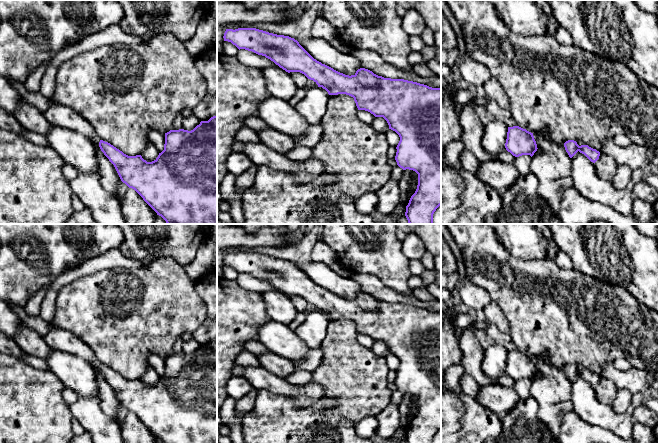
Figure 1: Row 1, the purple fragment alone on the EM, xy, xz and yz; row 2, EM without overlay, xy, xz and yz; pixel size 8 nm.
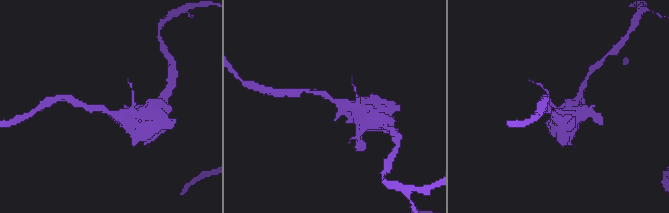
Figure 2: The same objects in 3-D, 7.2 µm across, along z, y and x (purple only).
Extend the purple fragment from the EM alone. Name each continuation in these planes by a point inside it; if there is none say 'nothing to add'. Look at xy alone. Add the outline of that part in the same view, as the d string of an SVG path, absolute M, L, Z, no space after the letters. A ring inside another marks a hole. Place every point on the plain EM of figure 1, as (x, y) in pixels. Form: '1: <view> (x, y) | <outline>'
nothing to add

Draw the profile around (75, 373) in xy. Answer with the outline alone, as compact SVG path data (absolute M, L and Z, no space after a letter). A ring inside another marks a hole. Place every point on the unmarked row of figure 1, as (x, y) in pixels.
M52 349L44 360L65 388L73 390L79 398L99 397L96 371L86 360L57 349Z

